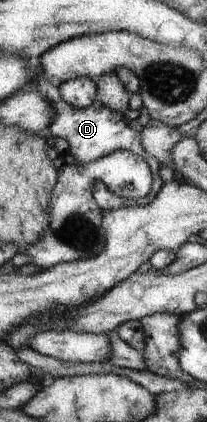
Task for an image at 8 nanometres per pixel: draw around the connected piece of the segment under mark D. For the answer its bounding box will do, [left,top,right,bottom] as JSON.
[30,69,164,212]

